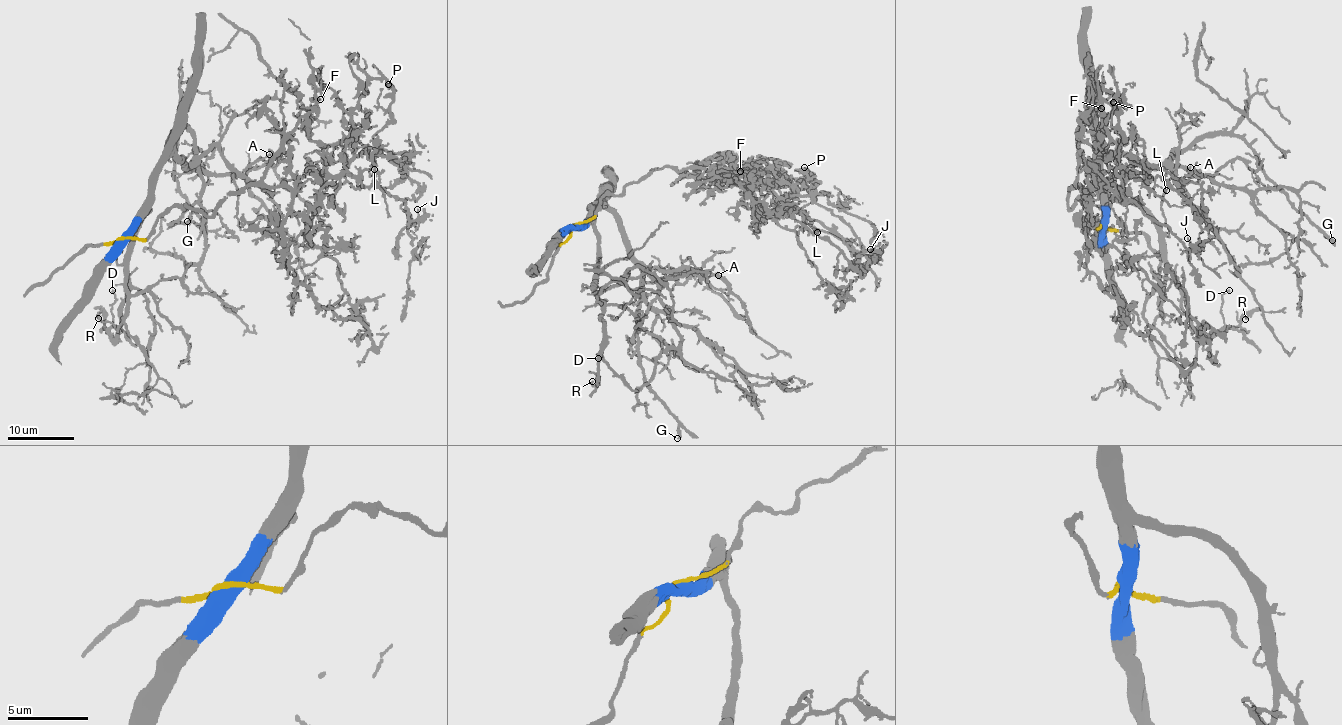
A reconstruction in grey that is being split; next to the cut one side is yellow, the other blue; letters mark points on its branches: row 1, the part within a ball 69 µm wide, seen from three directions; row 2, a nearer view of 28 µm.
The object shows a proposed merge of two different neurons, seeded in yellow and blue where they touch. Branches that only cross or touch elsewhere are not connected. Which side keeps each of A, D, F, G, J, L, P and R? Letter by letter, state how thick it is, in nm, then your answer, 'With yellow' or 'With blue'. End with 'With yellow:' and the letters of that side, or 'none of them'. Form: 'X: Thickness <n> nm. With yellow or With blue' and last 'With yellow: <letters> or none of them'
A: Thickness 120 nm. With blue
D: Thickness 140 nm. With blue
F: Thickness 130 nm. With yellow
G: Thickness 200 nm. With blue
J: Thickness 130 nm. With yellow
L: Thickness 140 nm. With yellow
P: Thickness 120 nm. With yellow
R: Thickness 130 nm. With blue
With yellow: F, J, L, P

